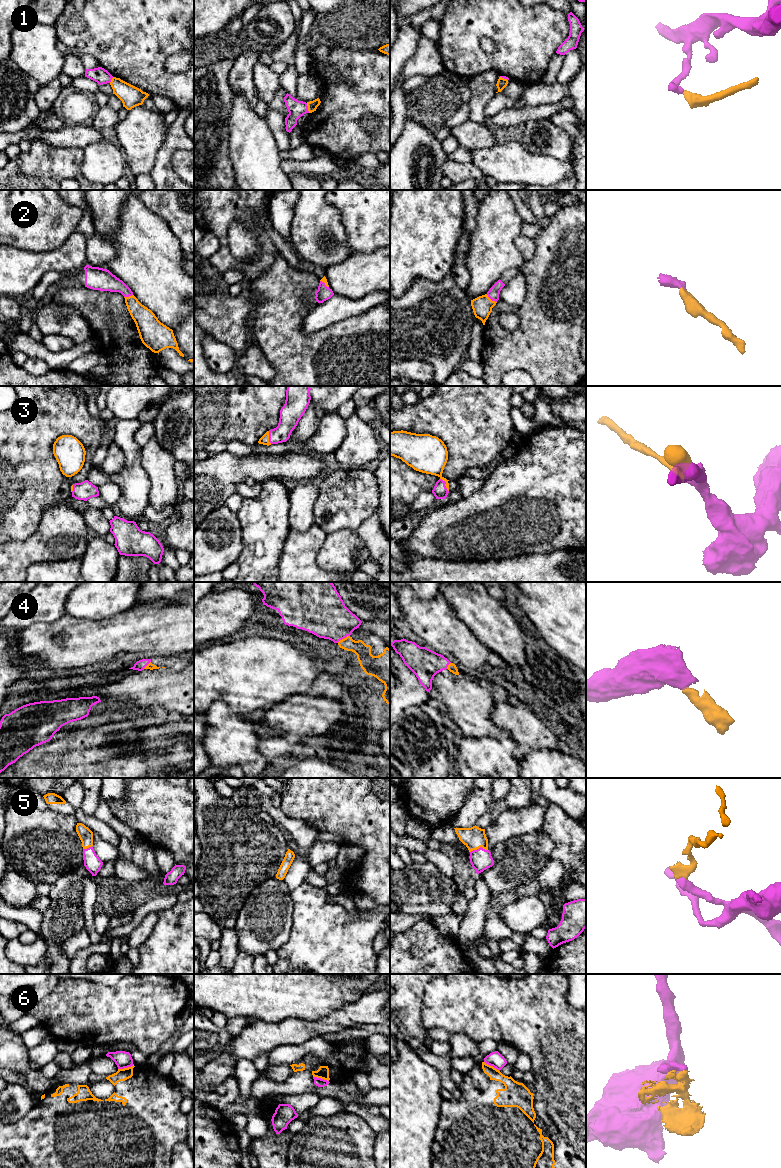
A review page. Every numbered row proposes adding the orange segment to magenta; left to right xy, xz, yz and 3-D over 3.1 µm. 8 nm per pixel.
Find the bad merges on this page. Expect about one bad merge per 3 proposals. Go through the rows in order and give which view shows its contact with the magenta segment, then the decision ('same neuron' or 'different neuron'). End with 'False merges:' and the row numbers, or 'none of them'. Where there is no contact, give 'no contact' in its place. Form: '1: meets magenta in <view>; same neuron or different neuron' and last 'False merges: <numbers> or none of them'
1: meets magenta in xz; different neuron
2: meets magenta in yz; same neuron
3: meets magenta in yz; same neuron
4: meets magenta in xz; same neuron
5: meets magenta in yz; same neuron
6: meets magenta in xy; different neuron
False merges: 1, 6

